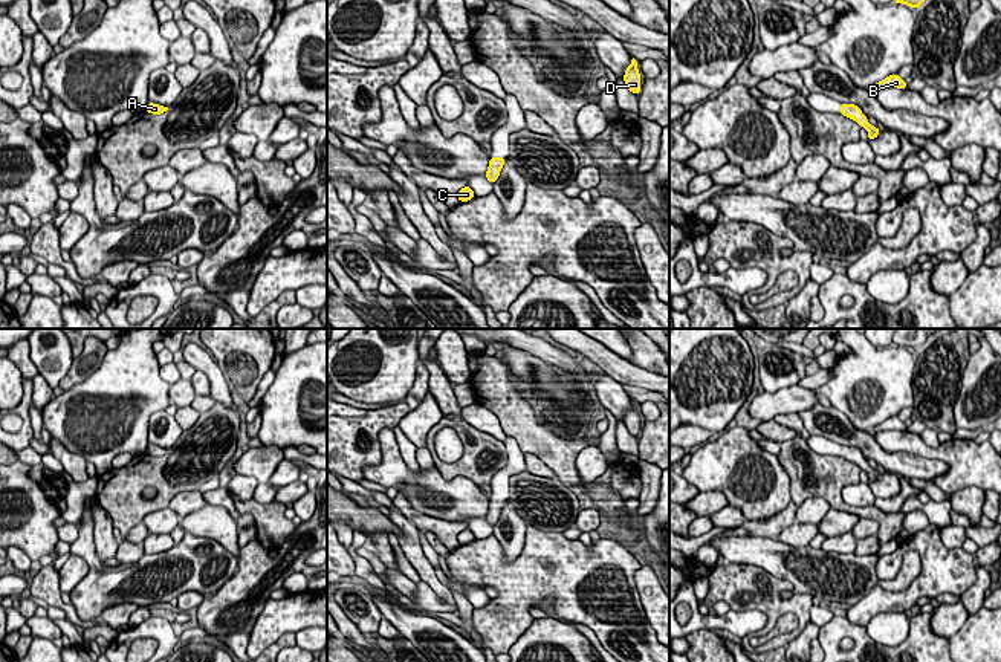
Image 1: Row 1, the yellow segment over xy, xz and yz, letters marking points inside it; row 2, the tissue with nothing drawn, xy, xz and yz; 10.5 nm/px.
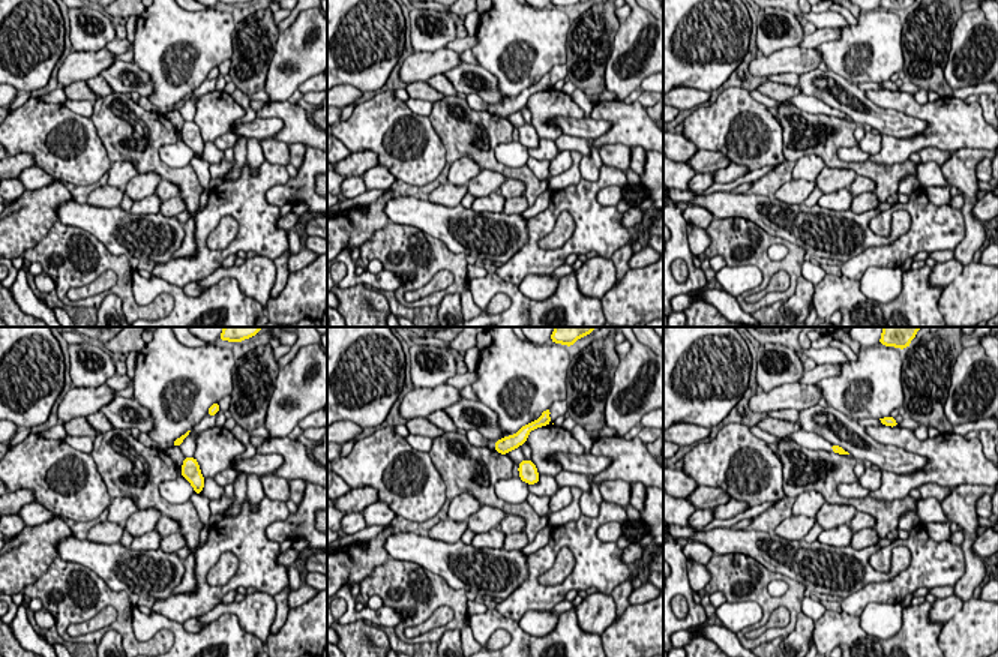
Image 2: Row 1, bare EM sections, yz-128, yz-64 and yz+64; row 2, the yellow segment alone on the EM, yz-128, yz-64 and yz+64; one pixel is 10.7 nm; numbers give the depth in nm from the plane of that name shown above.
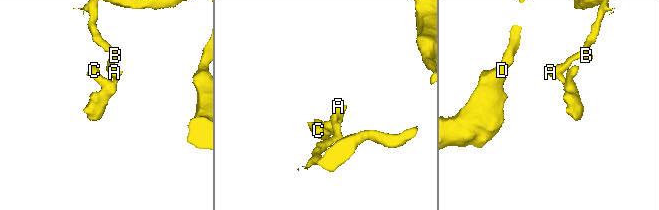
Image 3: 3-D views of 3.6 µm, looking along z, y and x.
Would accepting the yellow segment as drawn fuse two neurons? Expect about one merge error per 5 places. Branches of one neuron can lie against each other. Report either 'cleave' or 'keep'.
keep

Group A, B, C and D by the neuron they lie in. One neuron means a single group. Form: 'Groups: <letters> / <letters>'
Groups: A B C D

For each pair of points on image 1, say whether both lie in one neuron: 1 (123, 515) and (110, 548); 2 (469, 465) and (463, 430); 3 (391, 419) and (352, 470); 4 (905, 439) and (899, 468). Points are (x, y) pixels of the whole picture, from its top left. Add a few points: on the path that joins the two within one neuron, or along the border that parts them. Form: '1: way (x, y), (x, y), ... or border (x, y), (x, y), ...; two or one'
1: border (98, 502), (113, 526); two
2: way (469, 456), (468, 439); one
3: way (373, 421), (359, 427), (352, 434), (352, 451); one
4: border (873, 436), (888, 451), (908, 451), (937, 459); two

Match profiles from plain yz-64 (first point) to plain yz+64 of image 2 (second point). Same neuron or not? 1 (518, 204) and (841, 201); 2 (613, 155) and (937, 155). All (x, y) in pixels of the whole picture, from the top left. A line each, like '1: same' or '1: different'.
1: different
2: different

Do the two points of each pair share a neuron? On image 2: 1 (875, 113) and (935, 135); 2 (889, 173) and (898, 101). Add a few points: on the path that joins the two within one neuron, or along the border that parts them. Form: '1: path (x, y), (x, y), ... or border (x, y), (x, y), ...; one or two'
1: border (928, 125), (910, 137), (889, 135); two
2: border (908, 158), (892, 164), (874, 164), (868, 159); two

